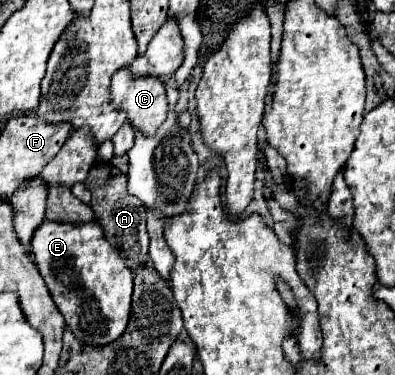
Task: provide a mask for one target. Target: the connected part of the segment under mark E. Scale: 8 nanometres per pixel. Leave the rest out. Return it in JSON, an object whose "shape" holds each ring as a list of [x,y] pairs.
{"shape":[[[43,222],[31,242],[31,252],[53,302],[75,338],[85,344],[105,346],[125,332],[131,312],[133,276],[119,250],[107,242],[99,222]]]}

